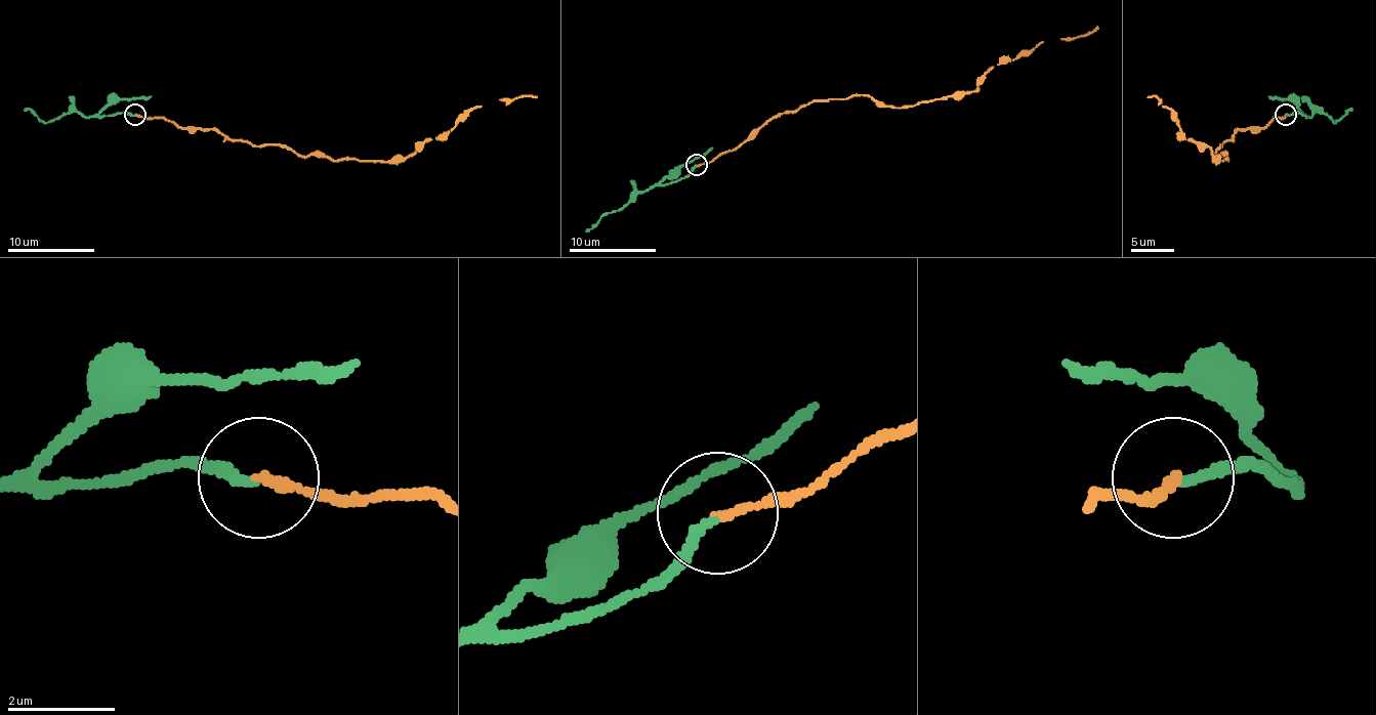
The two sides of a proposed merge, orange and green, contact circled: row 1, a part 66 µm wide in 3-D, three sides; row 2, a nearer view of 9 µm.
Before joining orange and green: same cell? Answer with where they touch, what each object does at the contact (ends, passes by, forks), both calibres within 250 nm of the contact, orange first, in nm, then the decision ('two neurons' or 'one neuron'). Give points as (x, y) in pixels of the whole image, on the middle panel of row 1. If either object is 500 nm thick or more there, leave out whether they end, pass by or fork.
(696, 165) | orange ends | green ends | 140/170 nm | one neuron

